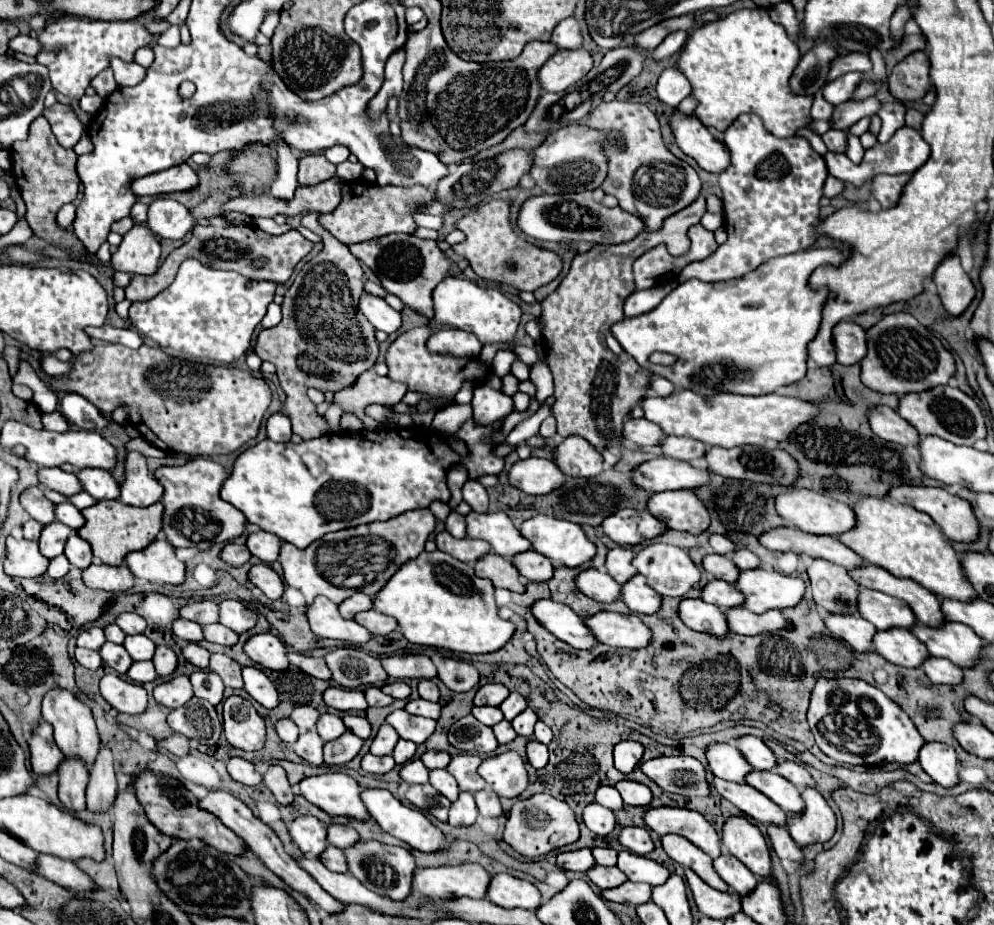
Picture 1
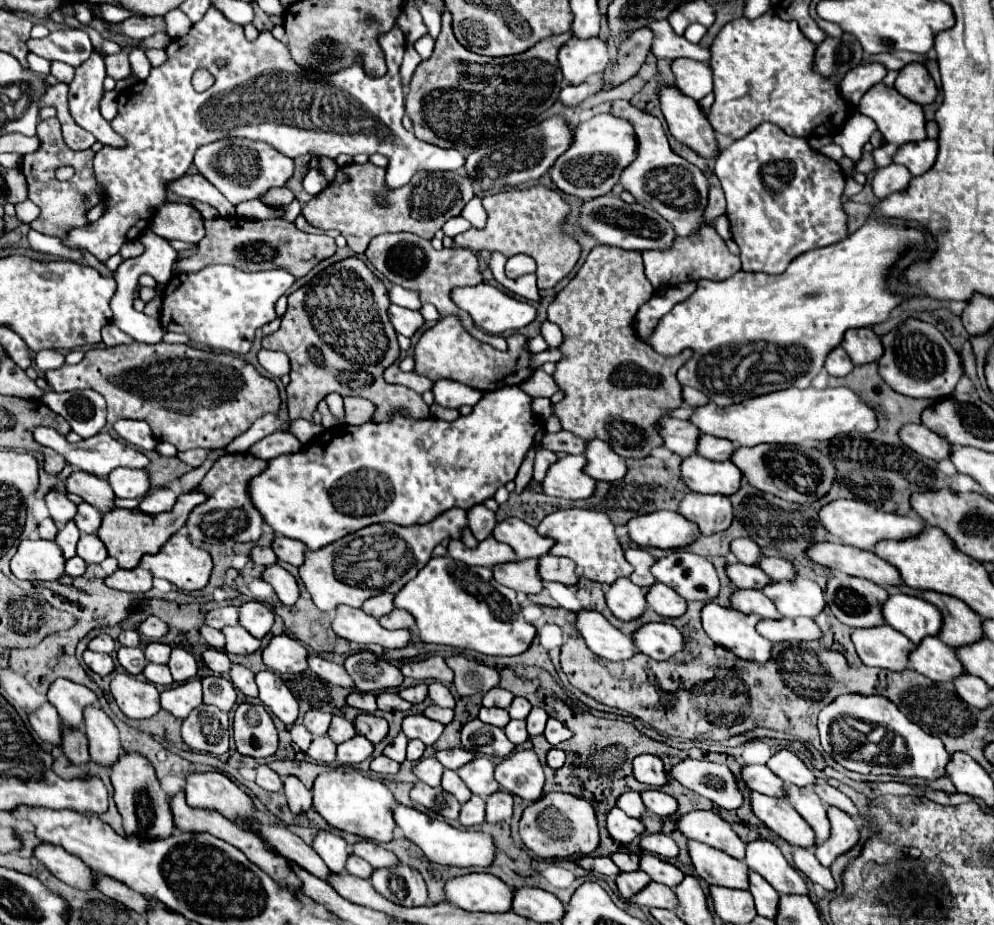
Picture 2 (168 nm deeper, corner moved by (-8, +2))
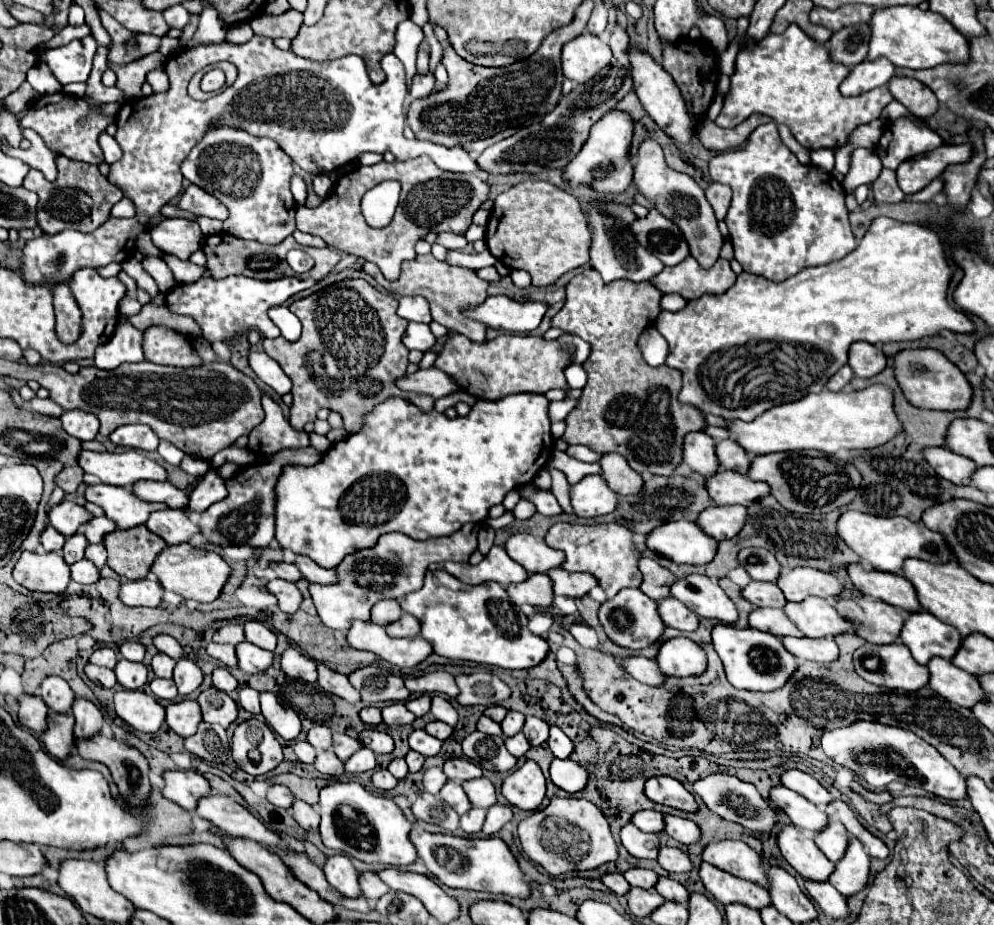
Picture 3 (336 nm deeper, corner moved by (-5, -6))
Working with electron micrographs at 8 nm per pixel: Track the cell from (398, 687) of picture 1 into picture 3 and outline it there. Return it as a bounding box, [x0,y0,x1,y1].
[406,694,432,716]

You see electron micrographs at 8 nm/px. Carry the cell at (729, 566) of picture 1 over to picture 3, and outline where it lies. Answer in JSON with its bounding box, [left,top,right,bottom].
[742,582,786,608]

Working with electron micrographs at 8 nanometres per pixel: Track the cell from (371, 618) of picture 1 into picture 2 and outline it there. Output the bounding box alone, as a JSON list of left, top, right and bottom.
[379,610,415,630]

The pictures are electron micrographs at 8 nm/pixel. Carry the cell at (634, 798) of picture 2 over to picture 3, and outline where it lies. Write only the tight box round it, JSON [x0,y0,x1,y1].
[632,810,664,832]

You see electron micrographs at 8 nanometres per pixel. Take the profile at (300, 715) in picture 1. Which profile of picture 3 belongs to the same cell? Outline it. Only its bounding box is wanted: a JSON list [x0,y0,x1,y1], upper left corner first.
[308,726,332,750]

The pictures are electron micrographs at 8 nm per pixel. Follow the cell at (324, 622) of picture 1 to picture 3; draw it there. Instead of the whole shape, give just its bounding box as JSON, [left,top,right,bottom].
[348,620,434,668]

